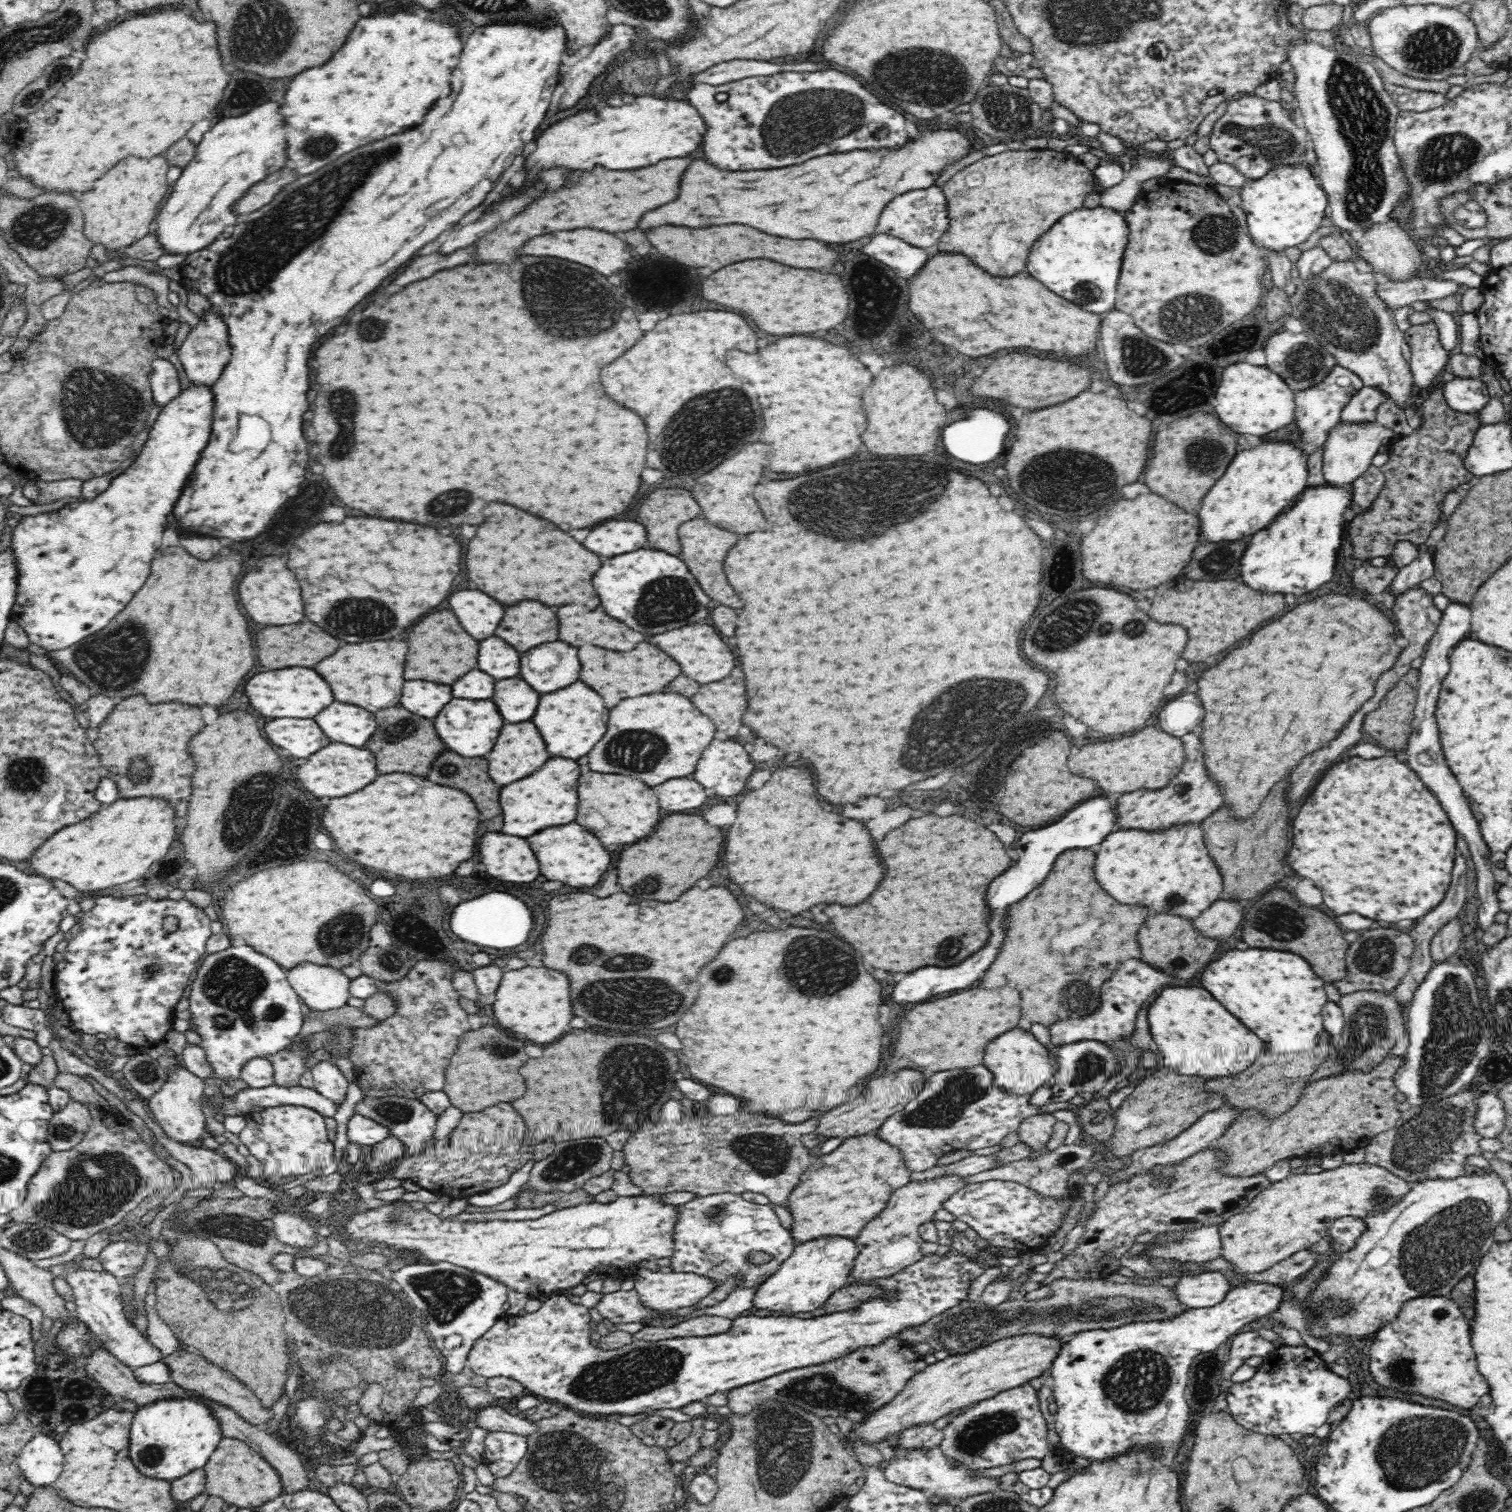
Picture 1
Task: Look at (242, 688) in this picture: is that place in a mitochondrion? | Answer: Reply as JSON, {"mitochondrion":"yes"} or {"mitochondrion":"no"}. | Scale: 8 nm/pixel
{"mitochondrion":"no"}

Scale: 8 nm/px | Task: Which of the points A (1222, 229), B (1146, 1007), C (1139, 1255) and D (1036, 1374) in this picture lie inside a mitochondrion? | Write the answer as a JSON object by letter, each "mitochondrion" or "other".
{"A":"mitochondrion","B":"other","C":"mitochondrion","D":"other"}

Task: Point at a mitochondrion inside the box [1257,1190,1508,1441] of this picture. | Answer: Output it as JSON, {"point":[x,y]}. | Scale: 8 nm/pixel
{"point":[1432,1256]}

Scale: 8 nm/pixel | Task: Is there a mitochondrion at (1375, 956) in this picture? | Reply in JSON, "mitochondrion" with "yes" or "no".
{"mitochondrion":"yes"}

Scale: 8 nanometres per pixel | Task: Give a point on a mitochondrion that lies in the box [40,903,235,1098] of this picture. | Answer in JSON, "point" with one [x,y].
{"point":[143,1072]}

